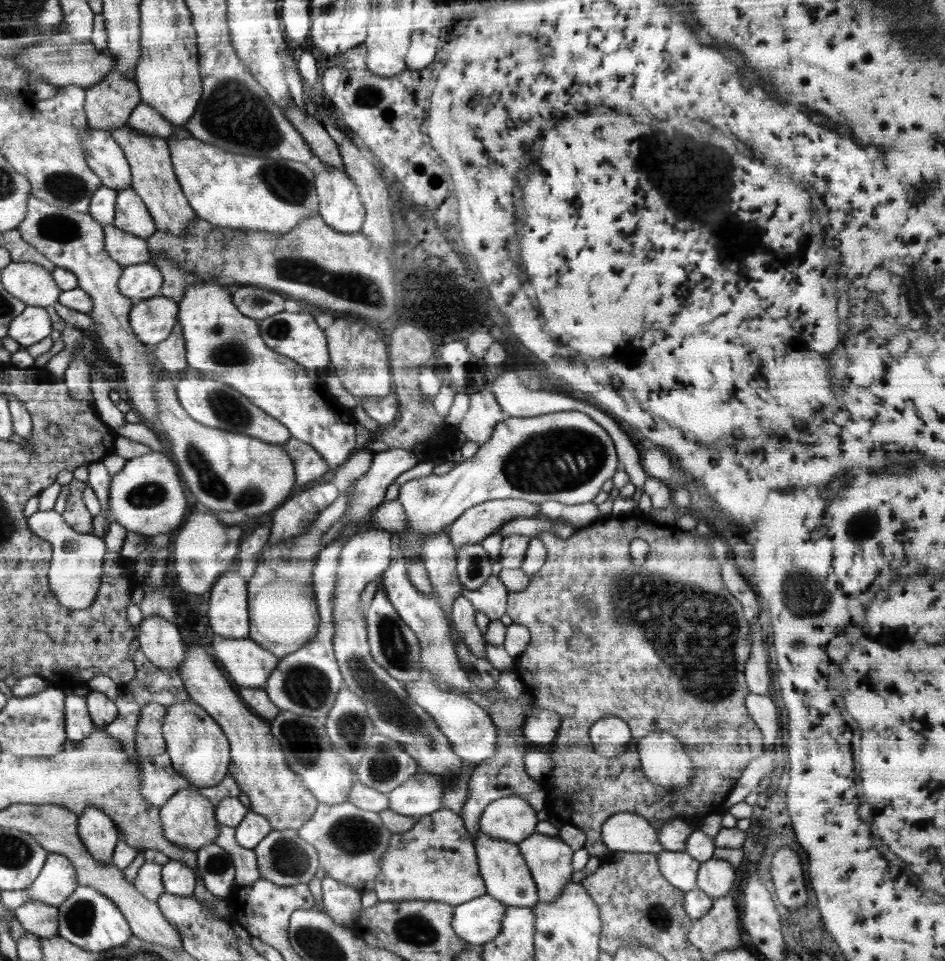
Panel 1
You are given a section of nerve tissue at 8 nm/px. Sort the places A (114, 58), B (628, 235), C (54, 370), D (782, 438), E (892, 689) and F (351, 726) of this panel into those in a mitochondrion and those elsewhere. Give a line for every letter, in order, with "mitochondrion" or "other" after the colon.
A: other
B: other
C: other
D: other
E: other
F: mitochondrion

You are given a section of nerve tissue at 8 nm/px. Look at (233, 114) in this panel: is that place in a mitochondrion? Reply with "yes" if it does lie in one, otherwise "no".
yes

